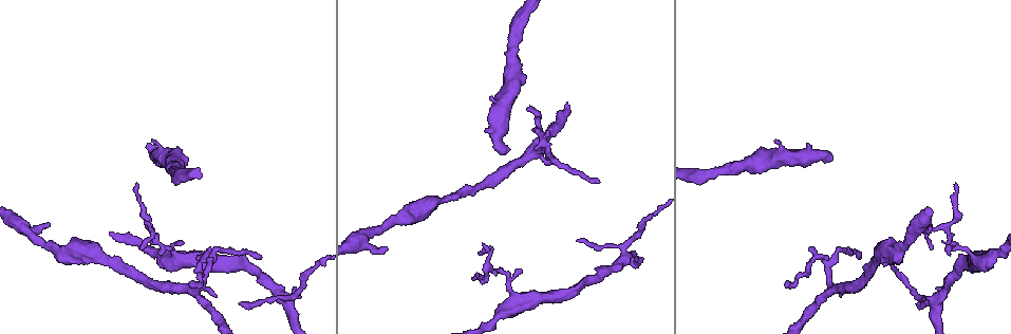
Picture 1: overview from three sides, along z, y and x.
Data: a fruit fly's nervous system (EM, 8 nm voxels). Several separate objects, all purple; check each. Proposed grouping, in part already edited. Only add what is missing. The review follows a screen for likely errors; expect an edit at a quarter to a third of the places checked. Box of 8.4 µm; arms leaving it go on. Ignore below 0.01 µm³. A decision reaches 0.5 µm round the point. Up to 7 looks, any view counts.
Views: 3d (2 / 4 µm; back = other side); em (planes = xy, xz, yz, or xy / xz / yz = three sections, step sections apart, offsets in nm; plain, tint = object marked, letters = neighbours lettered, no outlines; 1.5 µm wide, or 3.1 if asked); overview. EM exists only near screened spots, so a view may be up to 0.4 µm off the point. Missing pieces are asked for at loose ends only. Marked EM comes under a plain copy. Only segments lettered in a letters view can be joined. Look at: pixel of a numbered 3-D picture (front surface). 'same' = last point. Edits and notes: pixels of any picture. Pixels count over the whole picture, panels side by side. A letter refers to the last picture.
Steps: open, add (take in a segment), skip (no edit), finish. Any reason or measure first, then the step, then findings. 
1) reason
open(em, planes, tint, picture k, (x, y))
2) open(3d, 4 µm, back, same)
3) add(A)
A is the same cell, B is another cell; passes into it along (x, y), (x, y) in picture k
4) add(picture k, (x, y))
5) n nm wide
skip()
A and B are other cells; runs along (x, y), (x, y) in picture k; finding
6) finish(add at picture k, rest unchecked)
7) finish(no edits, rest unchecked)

open(em, planes, tint, picture 1, (386, 249))

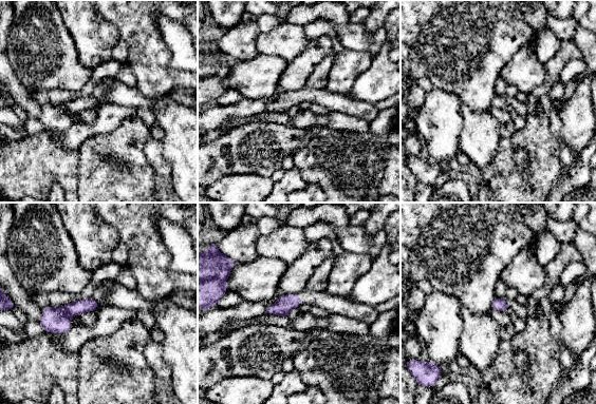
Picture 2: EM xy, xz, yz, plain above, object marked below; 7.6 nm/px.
what lies round it
open(em, planes, letters, same)

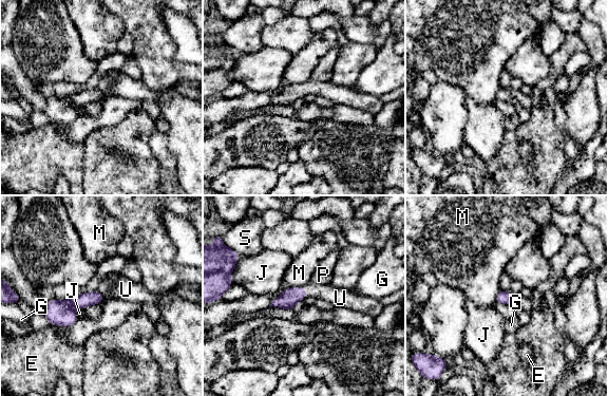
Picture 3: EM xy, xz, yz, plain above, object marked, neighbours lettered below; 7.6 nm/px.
add(U)
U is the same cell, E, G, J, M, P and S are other cells; passes into it along (289, 297), (304, 291), (328, 293) in picture 3; the neuron continues

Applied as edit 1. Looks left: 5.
redraw
open(overview)

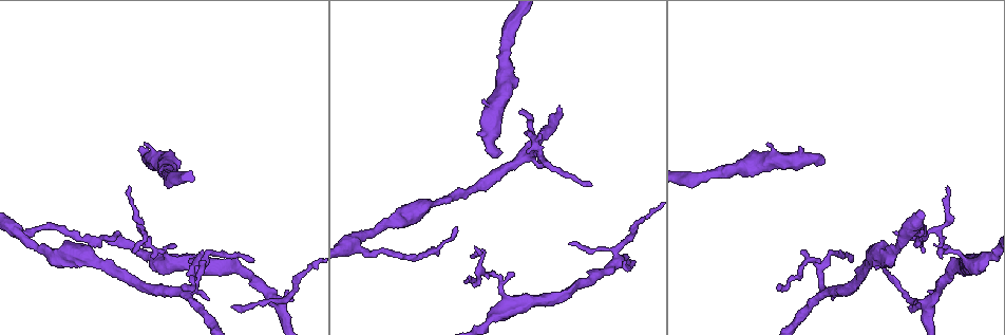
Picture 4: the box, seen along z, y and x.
thin end
open(3d, 4 µm, picture 4, (253, 261))

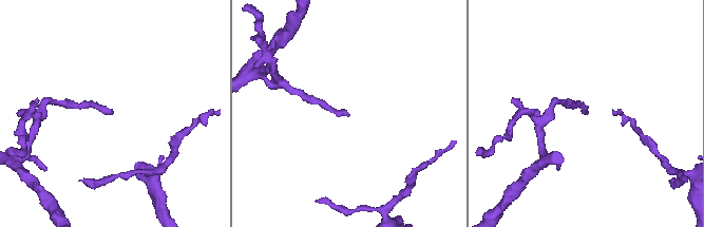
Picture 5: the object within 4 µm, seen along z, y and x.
open(em, planes, letters, picture 5, (346, 112))

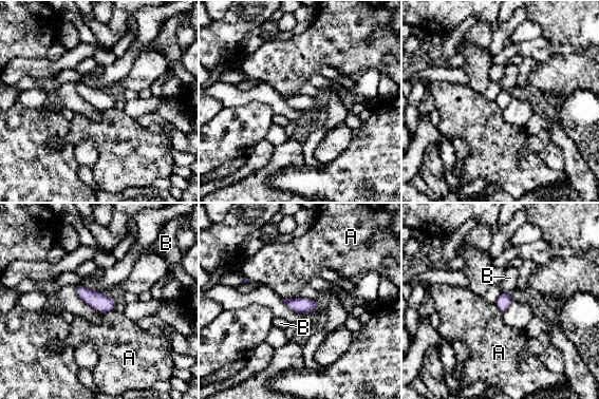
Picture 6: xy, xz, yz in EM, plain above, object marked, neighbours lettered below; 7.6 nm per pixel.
110 nm wide
skip()
A and B are other cells; border along (297, 297), (282, 299) in picture 6; none of them fits

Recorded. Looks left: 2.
finish(add at picture 3, rest unchecked)

